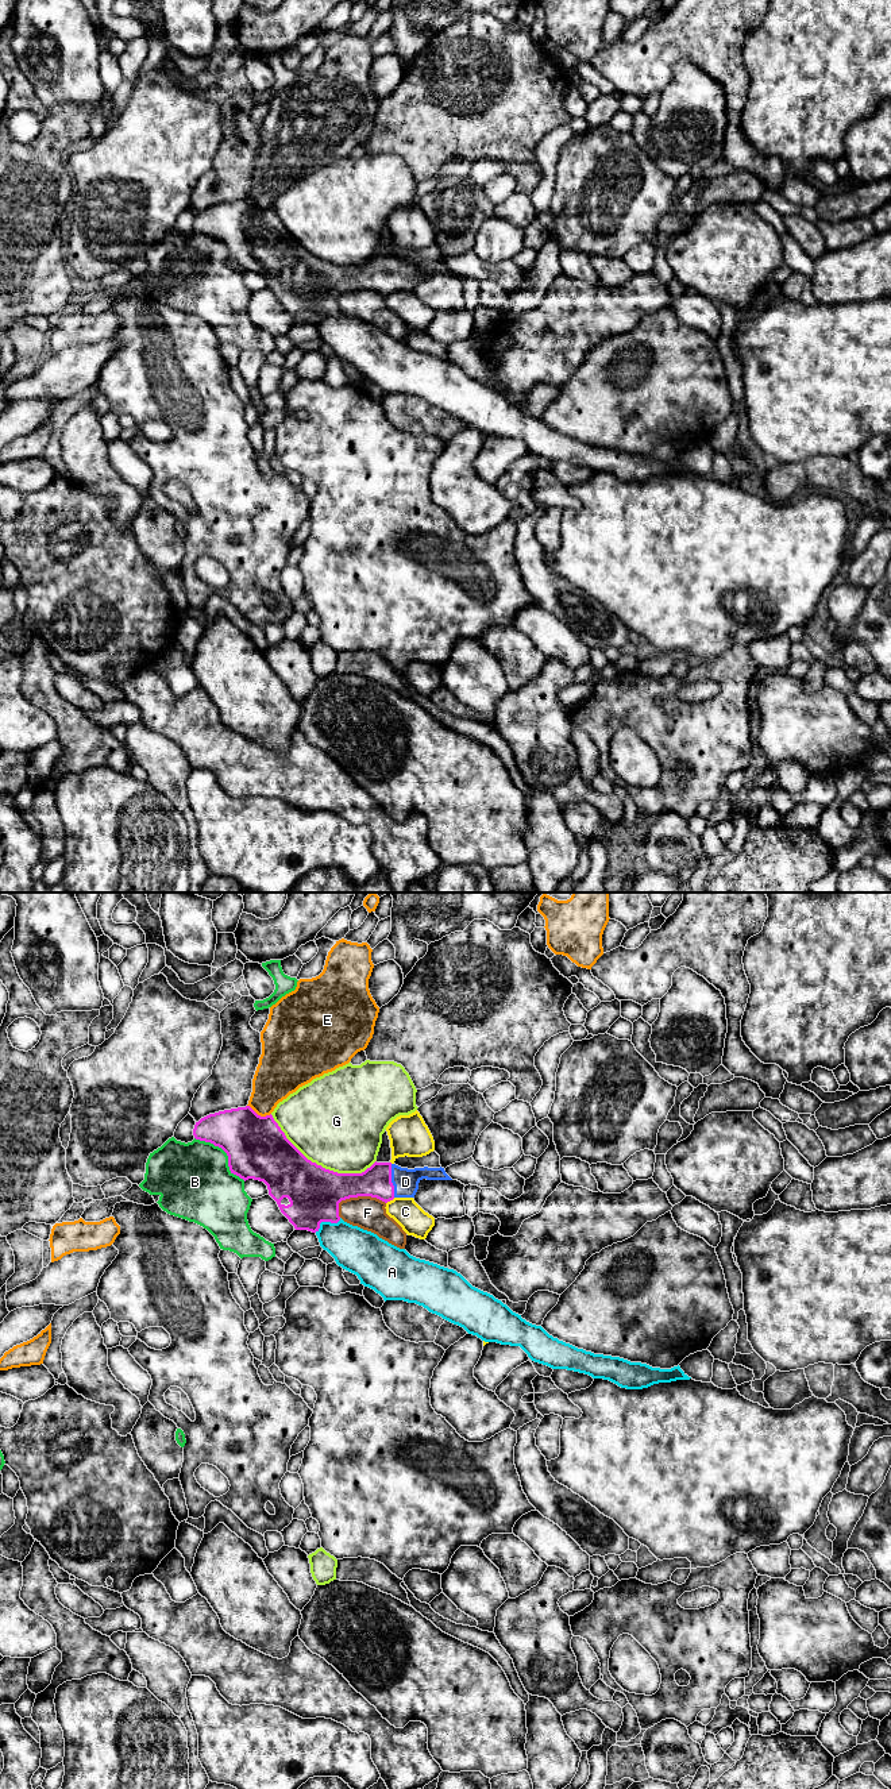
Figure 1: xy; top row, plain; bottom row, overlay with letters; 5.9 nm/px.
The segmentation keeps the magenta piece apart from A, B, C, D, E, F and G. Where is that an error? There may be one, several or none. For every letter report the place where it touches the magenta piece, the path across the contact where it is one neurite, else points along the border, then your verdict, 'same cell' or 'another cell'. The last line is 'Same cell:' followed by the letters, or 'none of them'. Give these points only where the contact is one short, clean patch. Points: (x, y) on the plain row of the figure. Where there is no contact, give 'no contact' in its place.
A: meets magenta in xy at (326, 313); another cell
B: meets magenta in xy at (226, 245); another cell
C: meets magenta in xy at (390, 292); border along xy (394, 290), (386, 296); another cell
D: meets magenta in xy at (390, 273); runs through xy (375, 274), (390, 273), (405, 274); same cell
E: meets magenta in xy at (259, 208); another cell
F: meets magenta in xy at (355, 289); another cell
G: meets magenta in xy at (320, 258); another cell
Same cell: D

